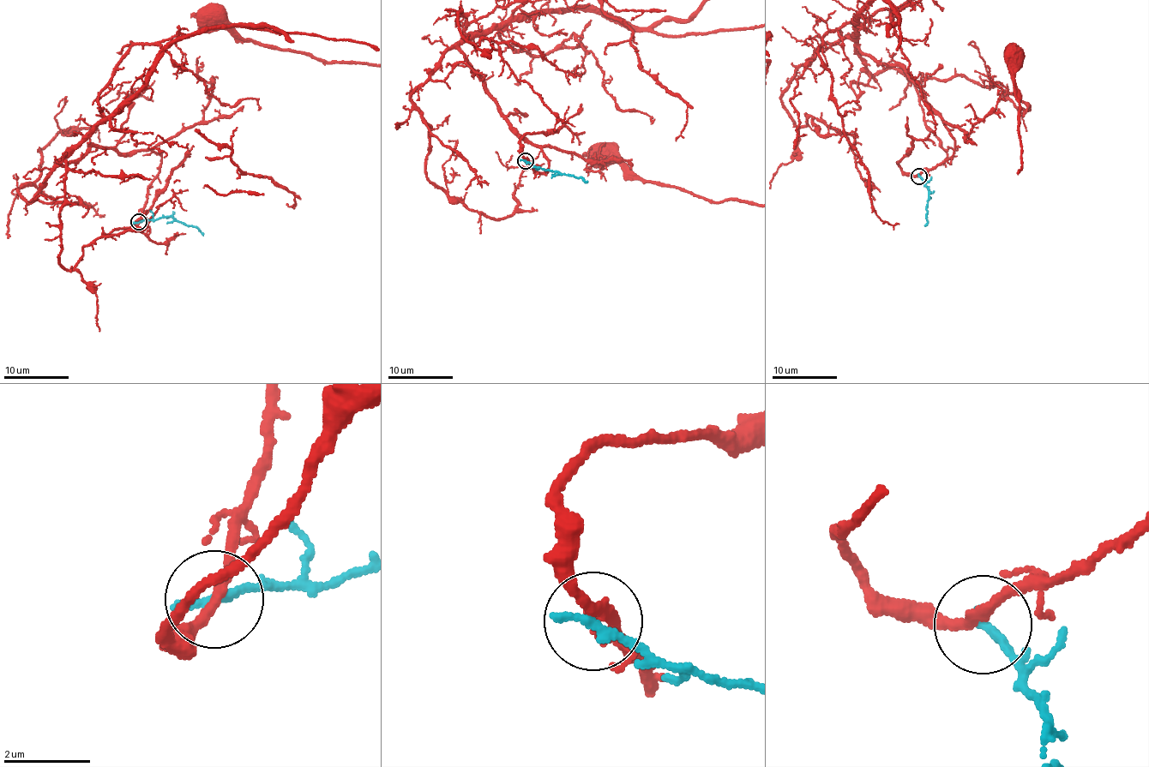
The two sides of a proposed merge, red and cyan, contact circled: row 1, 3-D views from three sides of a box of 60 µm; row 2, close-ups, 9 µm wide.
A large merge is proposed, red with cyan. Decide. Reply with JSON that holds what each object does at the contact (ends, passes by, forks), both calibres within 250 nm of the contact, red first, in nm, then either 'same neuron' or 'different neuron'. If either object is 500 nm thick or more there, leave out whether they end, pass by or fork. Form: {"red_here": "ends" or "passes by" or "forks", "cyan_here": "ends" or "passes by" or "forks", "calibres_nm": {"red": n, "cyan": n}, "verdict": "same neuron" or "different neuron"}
{"red_here": "passes by", "cyan_here": "ends", "calibres_nm": {"red": 240, "cyan": 280}, "verdict": "different neuron"}

